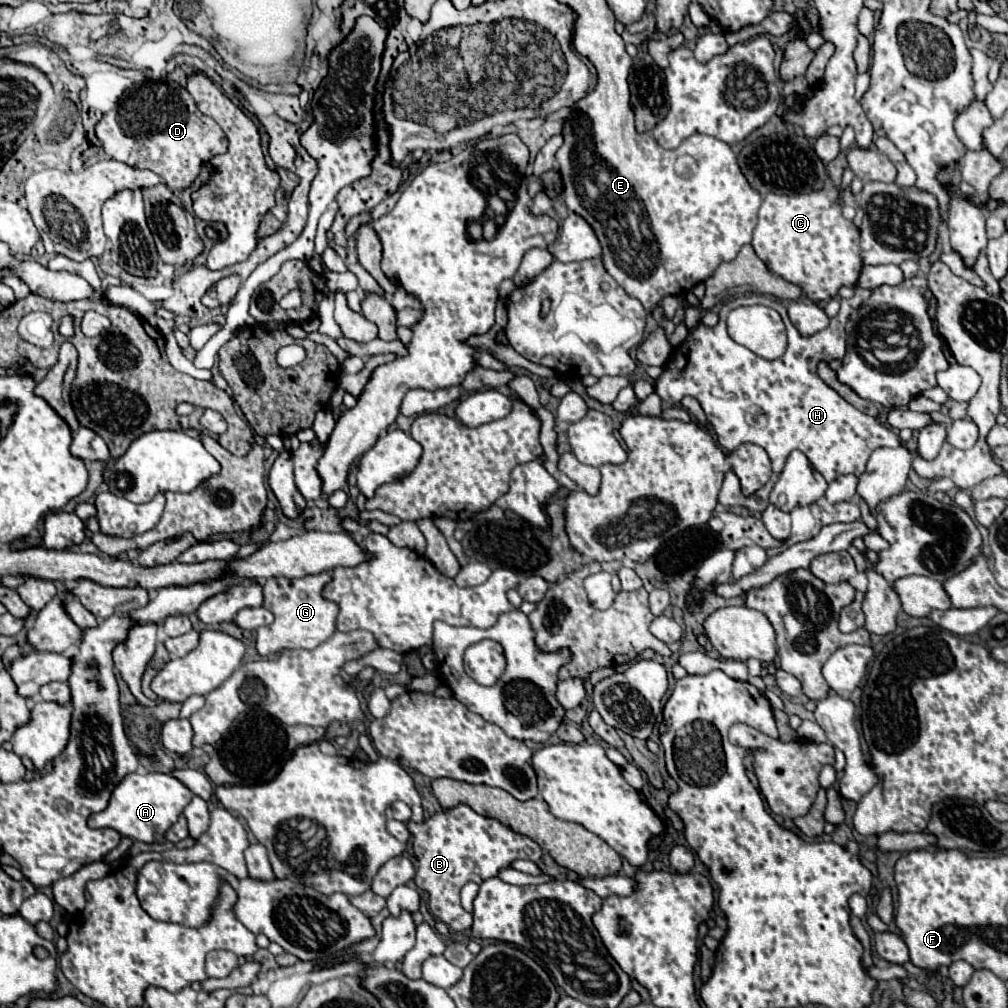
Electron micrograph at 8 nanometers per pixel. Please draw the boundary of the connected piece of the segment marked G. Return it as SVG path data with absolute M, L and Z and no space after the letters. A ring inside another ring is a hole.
M332 573L306 575L302 579L286 579L274 577L266 579L262 585L264 607L274 613L274 623L268 627L260 627L256 631L256 649L262 657L278 653L282 649L314 649L336 631L336 615L338 605L322 597L322 589L332 581Z

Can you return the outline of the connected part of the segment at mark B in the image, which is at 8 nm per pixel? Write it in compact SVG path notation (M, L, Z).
M466 805L444 809L428 817L424 823L408 823L408 829L414 835L412 847L418 859L414 881L430 895L428 907L432 915L454 931L466 931L472 927L472 915L460 905L460 889L468 881L482 883L490 877L498 877L498 873L510 867L516 859L538 861L542 855L540 845L530 837L514 833L500 821L478 815Z

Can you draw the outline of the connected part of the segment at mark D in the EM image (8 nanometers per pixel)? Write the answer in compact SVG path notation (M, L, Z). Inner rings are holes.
M172 79L148 81L128 89L118 107L98 121L96 137L106 155L130 167L158 173L172 191L188 189L198 179L204 163L228 149L220 125L200 113L192 95Z

